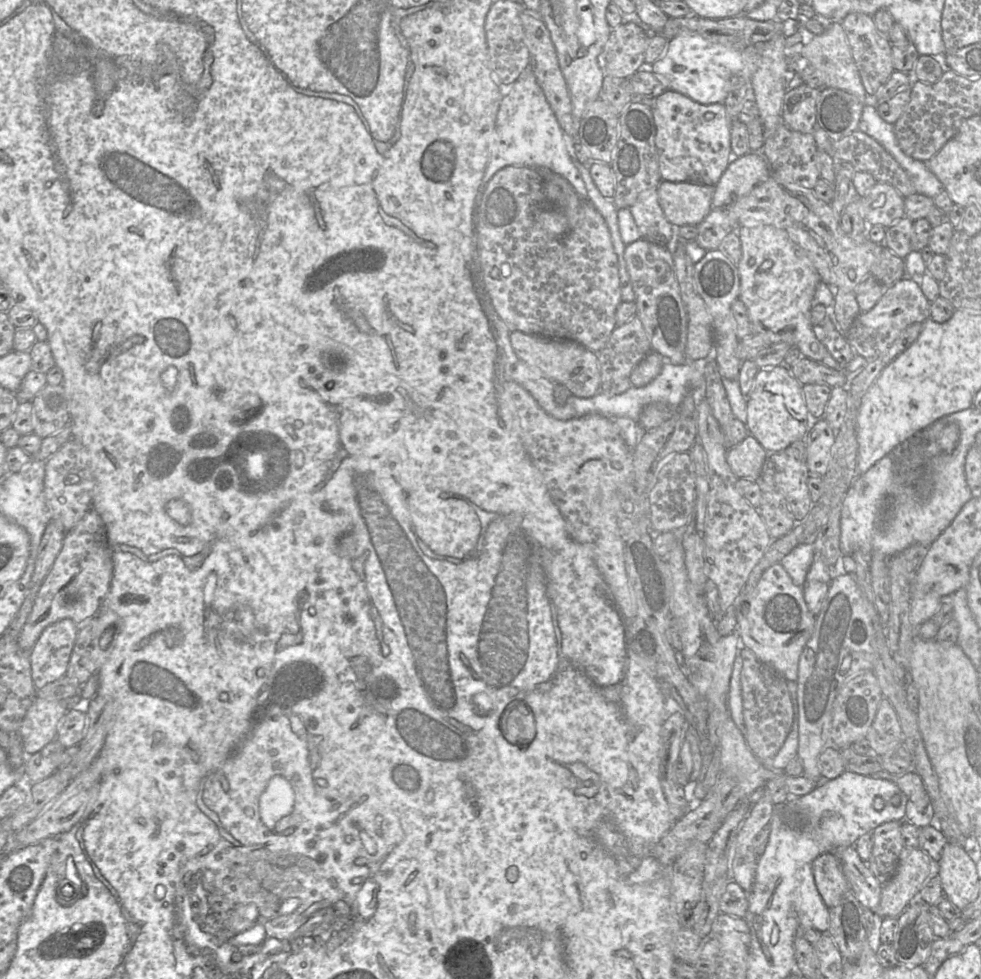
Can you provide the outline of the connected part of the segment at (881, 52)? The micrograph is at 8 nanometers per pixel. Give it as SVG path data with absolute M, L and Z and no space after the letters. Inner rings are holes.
M850 13L842 21L853 59L859 70L865 91L873 96L887 82L894 72L892 43L886 35L882 34L874 21L874 16L864 13Z

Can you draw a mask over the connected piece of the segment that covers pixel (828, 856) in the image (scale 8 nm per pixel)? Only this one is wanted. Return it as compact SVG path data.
M834 852L819 855L812 863L815 885L825 905L831 909L850 891L842 865Z

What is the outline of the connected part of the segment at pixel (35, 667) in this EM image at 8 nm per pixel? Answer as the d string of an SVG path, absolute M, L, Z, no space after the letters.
M62 619L45 628L30 651L31 676L36 689L66 675L78 634L72 619Z

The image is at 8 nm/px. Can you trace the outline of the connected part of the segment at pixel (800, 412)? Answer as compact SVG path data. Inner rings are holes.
M783 365L758 370L746 403L747 429L768 453L783 450L793 442L804 439L818 420L811 420L802 384L793 376L790 368Z

